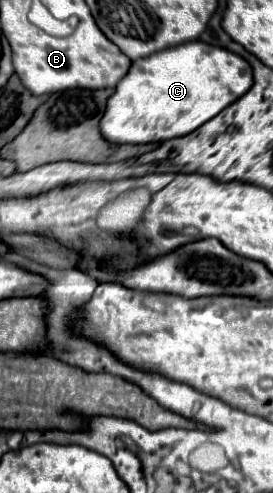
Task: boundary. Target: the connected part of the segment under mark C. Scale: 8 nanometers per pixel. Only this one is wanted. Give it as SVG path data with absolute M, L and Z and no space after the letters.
M190 41L158 51L146 59L136 59L128 75L118 83L106 105L102 135L110 143L162 143L184 137L240 99L252 83L250 63L218 45Z

